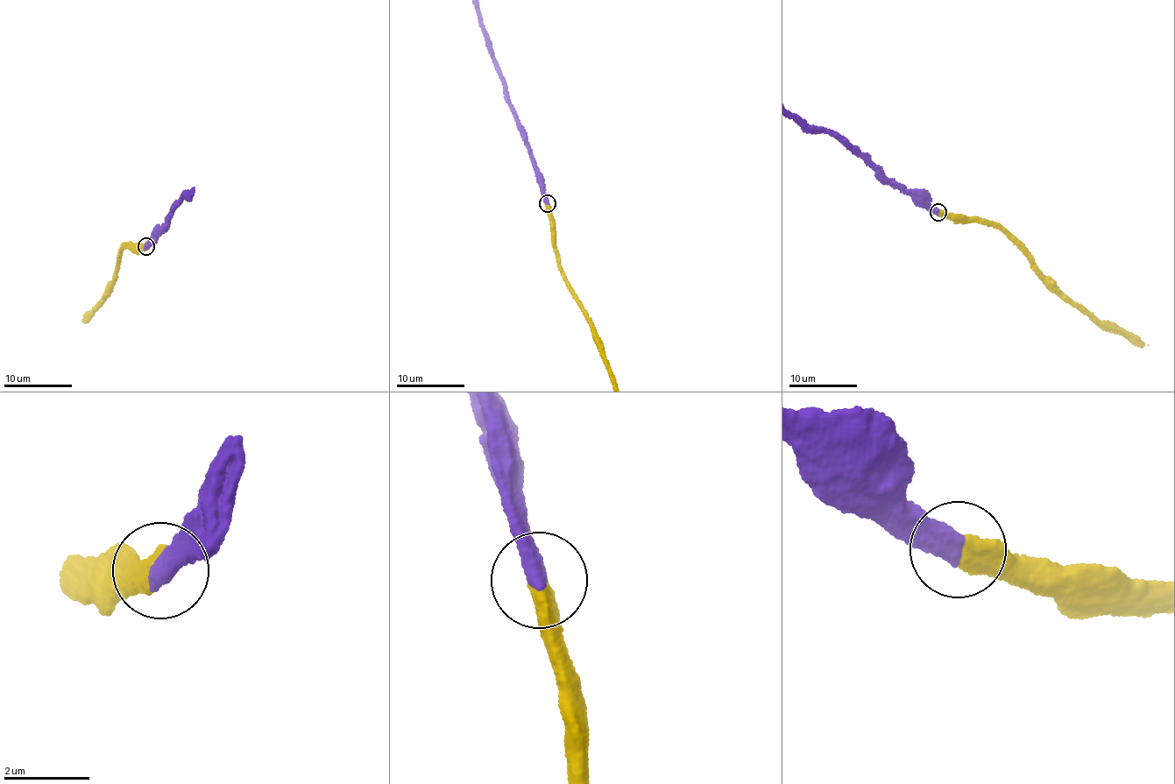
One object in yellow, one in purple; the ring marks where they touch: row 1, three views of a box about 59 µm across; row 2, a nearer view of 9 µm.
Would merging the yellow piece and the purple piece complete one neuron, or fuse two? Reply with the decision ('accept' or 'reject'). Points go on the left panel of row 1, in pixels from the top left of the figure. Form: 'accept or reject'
accept

